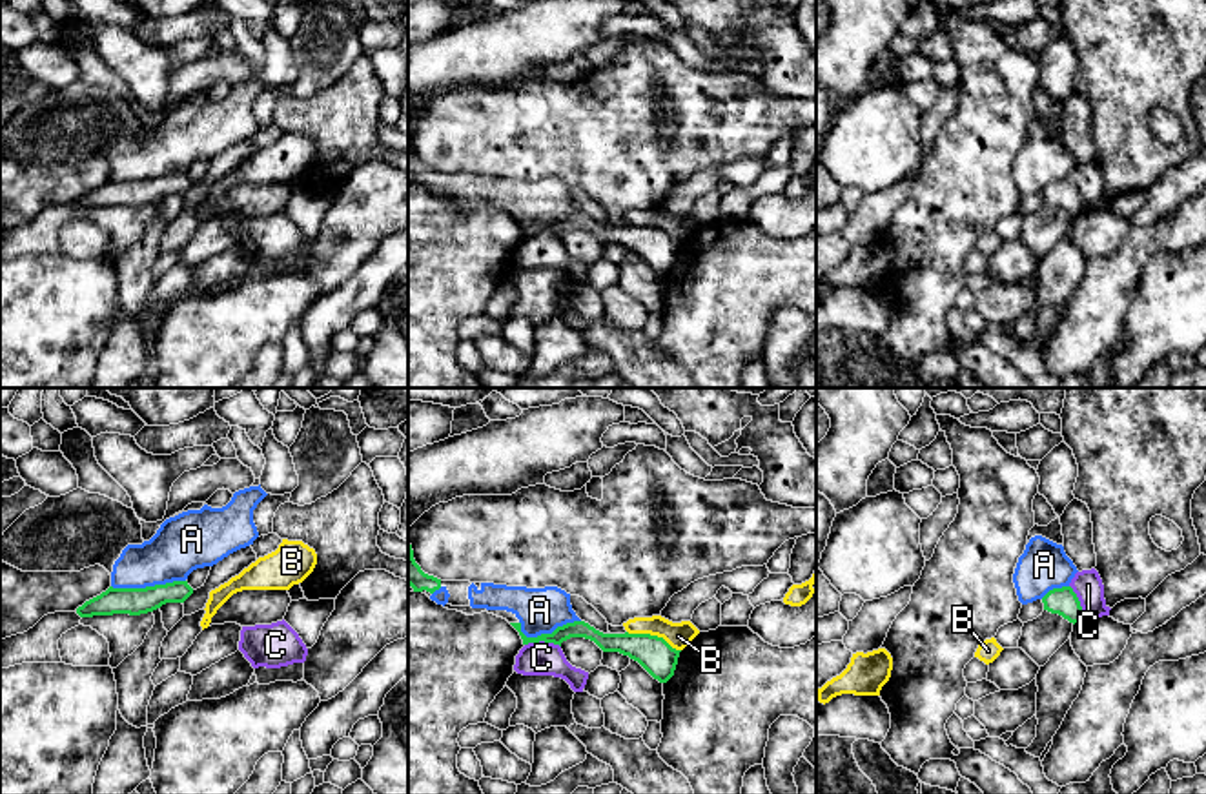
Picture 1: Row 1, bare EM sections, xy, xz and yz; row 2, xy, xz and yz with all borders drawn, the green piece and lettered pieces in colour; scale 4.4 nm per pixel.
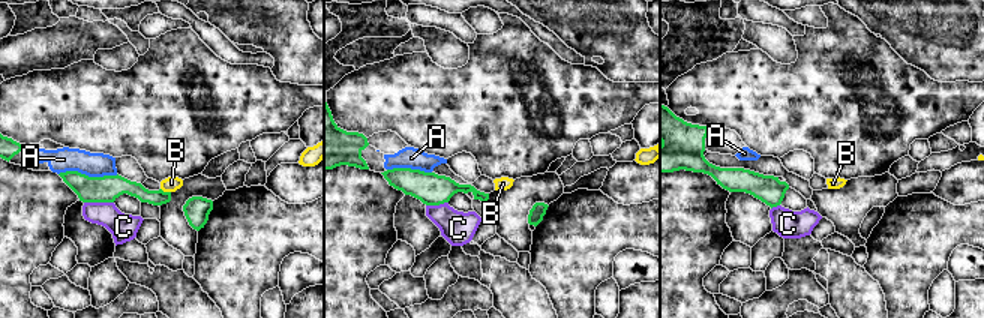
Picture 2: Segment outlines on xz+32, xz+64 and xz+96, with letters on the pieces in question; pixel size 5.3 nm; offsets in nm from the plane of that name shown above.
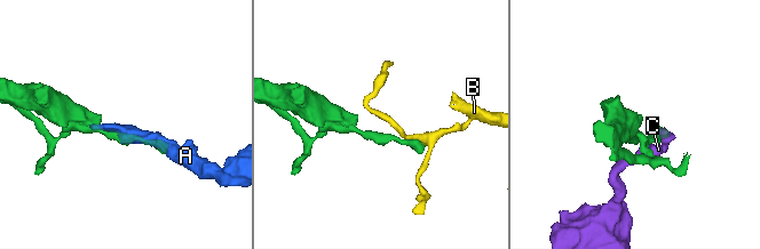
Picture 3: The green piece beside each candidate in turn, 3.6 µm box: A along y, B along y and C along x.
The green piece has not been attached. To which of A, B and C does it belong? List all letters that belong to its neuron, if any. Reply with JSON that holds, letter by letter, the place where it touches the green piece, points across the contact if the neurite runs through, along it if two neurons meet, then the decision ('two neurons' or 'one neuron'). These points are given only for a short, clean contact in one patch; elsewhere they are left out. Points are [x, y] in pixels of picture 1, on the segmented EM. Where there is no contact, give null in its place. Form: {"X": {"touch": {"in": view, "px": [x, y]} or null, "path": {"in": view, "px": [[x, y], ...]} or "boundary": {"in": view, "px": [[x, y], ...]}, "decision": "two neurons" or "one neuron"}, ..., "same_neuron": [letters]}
{"A": {"touch": {"in": "xy", "px": [148, 587]}, "decision": "one neuron"}, "B": {"touch": {"in": "xz", "px": [654, 636]}, "boundary": {"in": "xz", "px": [[627, 631], [662, 636], [680, 651]]}, "decision": "two neurons"}, "C": {"touch": {"in": "xz", "px": [543, 640]}, "boundary": {"in": "xz", "px": [[525, 643], [552, 641], [560, 647]]}, "decision": "two neurons"}, "same_neuron": ["A"]}

